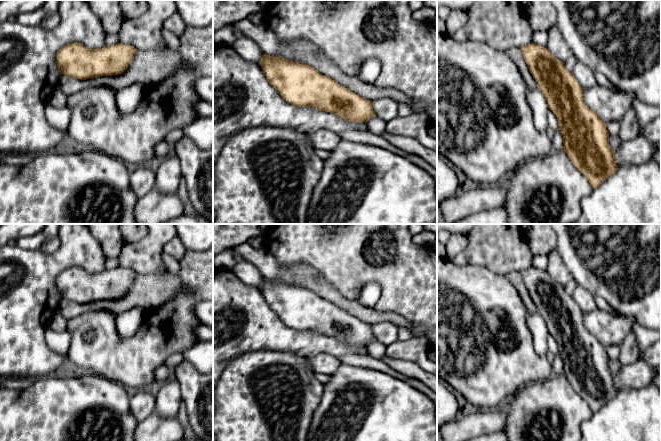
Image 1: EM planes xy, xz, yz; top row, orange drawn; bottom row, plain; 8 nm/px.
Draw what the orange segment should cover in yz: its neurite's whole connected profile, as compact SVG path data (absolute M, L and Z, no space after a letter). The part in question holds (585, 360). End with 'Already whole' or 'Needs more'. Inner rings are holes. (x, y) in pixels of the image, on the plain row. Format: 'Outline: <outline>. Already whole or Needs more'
Outline: M535 267L520 271L529 295L538 313L544 319L547 330L557 341L558 354L563 362L564 376L574 390L588 403L592 412L599 411L617 394L613 373L609 368L606 347L583 324L583 312L564 287L546 270Z. Already whole

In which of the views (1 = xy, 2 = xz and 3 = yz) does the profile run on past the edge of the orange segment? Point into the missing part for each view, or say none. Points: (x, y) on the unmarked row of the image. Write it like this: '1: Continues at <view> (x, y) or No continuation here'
1: No continuation here
2: No continuation here
3: No continuation here

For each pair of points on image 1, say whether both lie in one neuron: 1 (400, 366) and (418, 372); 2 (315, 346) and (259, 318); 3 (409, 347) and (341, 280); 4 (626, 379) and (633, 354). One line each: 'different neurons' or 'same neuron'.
1: same neuron
2: same neuron
3: different neurons
4: different neurons

